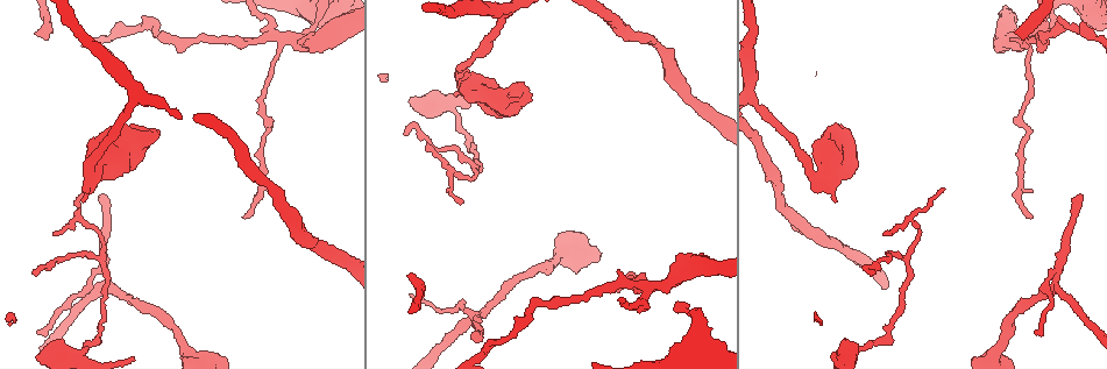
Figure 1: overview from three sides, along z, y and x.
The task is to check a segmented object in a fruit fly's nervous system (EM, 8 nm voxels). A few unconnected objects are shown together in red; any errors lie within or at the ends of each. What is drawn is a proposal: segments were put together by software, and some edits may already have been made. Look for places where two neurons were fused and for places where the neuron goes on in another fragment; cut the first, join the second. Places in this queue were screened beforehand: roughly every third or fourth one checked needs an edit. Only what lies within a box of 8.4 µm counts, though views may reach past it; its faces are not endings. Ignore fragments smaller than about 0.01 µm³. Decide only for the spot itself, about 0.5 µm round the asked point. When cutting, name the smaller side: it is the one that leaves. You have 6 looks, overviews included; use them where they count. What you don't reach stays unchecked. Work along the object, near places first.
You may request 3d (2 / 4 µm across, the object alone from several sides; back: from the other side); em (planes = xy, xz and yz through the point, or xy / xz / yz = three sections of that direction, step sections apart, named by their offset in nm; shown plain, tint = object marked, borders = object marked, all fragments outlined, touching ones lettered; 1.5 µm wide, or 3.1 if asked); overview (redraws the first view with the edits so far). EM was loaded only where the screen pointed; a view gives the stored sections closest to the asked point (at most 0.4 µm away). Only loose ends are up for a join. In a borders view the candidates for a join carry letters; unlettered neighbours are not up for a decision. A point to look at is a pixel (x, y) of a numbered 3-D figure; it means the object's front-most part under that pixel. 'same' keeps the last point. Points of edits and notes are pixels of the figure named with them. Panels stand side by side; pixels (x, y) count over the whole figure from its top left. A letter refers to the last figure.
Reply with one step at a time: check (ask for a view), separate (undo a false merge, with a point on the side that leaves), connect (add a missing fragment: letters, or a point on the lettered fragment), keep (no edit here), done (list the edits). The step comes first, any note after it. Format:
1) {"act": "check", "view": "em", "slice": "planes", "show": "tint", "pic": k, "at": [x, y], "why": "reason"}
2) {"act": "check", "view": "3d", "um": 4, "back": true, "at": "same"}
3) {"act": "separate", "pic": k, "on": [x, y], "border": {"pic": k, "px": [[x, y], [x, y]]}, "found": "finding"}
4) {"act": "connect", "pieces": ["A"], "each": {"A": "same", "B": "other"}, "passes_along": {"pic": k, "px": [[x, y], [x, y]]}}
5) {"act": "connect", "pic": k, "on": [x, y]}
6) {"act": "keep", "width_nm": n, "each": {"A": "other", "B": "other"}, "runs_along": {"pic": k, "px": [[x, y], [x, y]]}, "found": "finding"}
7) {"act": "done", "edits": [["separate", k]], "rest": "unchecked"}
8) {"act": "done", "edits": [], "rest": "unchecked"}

{"act": "check", "view": "3d", "um": 4, "pic": 1, "at": [1031, 217], "why": "long arm stops here"}

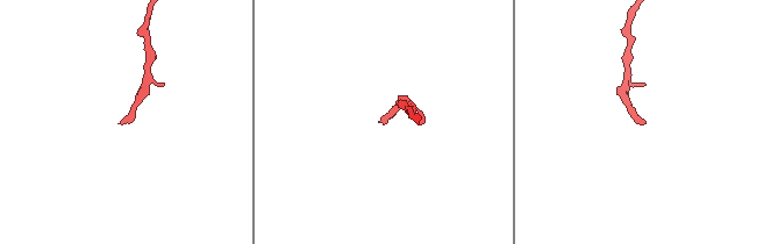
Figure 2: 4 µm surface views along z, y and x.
{"act": "check", "view": "em", "slice": "xy", "step": 4, "show": "tint", "pic": 2, "at": [120, 123]}

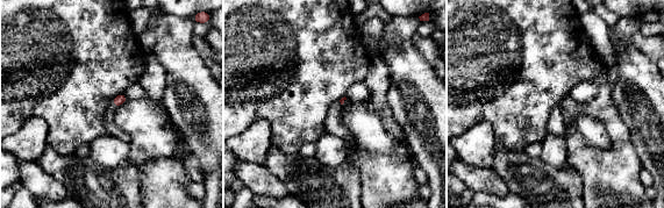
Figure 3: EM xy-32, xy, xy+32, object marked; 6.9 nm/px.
{"act": "check", "view": "em", "slice": "planes", "show": "borders", "at": "same"}

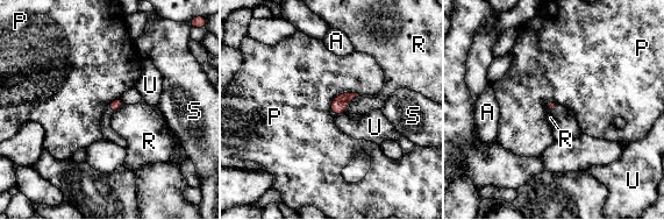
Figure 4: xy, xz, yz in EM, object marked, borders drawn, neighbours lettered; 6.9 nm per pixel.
{"act": "keep", "width_nm": 70, "each": {"A": "other", "P": "other", "R": "other", "S": "other", "U": "other"}, "border": {"pic": 4, "px": [[359, 94], [340, 93], [328, 108]]}, "found": "none of them fits"}

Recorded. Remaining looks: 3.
{"act": "check", "view": "3d", "um": 2, "pic": 1, "at": [1078, 196], "why": "tapers out"}

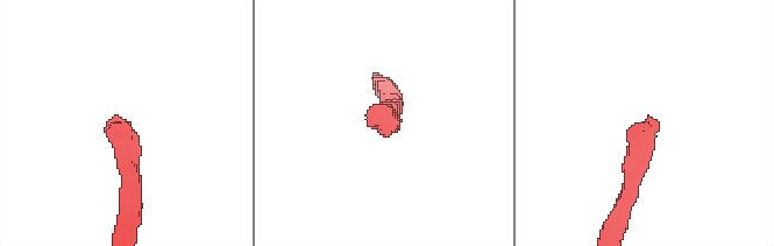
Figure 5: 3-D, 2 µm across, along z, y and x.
{"act": "check", "view": "em", "slice": "planes", "show": "tint", "pic": 5, "at": [645, 119], "why": "need the tissue"}

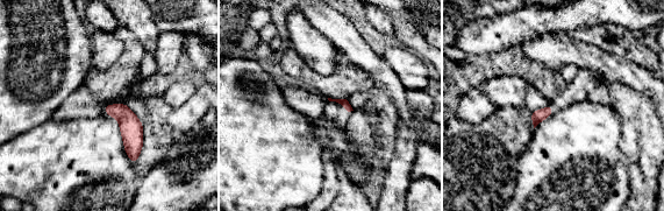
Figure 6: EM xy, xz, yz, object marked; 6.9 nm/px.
{"act": "check", "view": "em", "slice": "planes", "show": "borders", "at": "same"}

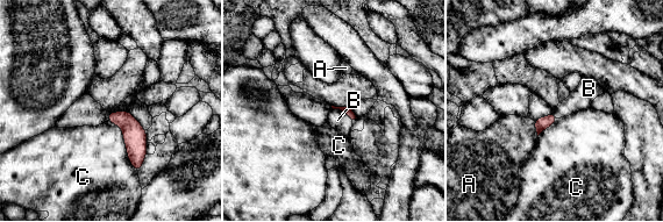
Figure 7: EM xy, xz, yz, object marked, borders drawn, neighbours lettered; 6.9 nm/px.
{"act": "connect", "pieces": ["B"], "longest_contact_nm": ["C", 420], "each": {"A": "other", "B": "same", "C": "other"}, "passes_along": {"pic": 7, "px": [[348, 110], [342, 110], [337, 120]]}, "found": "it goes on there"}

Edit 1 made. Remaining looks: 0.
{"act": "done", "edits": [["connect", 7]], "rest": "unchecked"}

